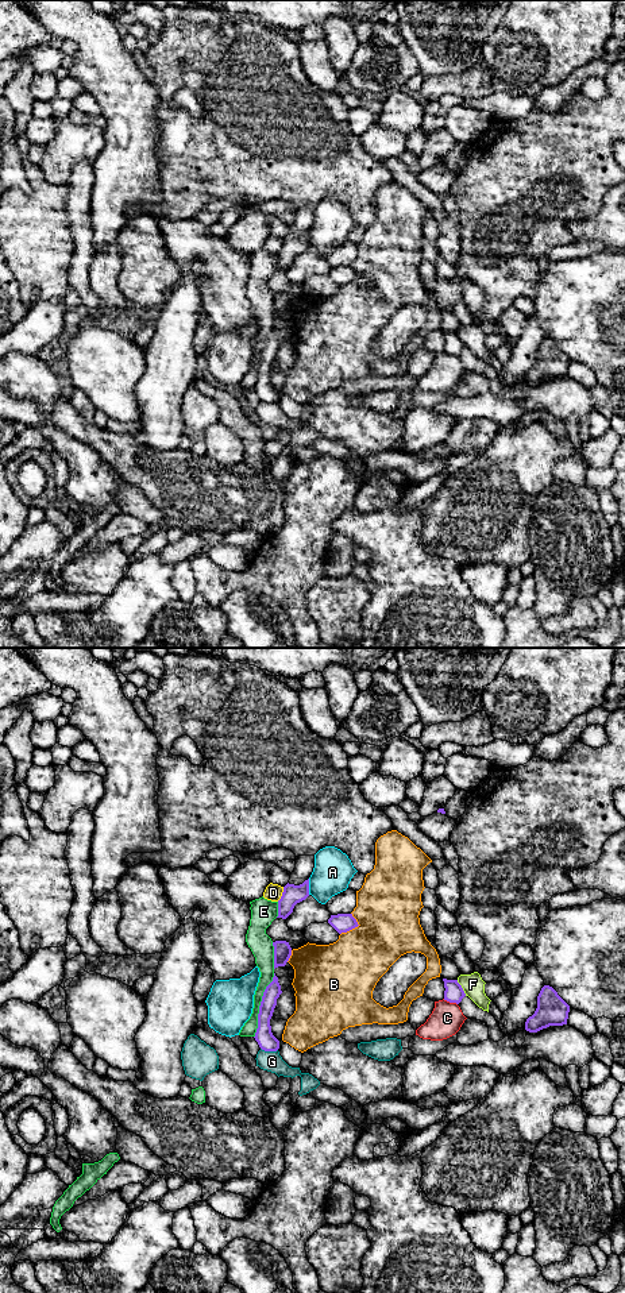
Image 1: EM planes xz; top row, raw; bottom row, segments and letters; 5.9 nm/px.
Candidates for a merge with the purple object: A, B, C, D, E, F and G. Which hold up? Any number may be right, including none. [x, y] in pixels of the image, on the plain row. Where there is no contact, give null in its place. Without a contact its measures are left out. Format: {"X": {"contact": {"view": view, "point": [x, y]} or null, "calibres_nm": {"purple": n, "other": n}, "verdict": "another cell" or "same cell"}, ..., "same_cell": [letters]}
{"A": {"contact": {"view": "xz", "point": [308, 239]}, "calibres_nm": {"purple": 120, "other": 240}, "verdict": "another cell"}, "B": {"contact": {"view": "xz", "point": [355, 278]}, "calibres_nm": {"purple": 110, "other": 380}, "verdict": "another cell"}, "C": {"contact": {"view": "xz", "point": [450, 354]}, "calibres_nm": {"purple": 120, "other": 190}, "verdict": "another cell"}, "D": {"contact": {"view": "xz", "point": [282, 246]}, "calibres_nm": {"purple": 120, "other": 100}, "verdict": "another cell"}, "E": {"contact": {"view": "xz", "point": [259, 358]}, "calibres_nm": {"purple": 110, "other": 100}, "verdict": "another cell"}, "F": {"contact": {"view": "xz", "point": [462, 340]}, "calibres_nm": {"purple": 120, "other": 130}, "verdict": "another cell"}, "G": {"contact": {"view": "xz", "point": [269, 402]}, "calibres_nm": {"purple": 110, "other": 120}, "verdict": "another cell"}, "same_cell": []}

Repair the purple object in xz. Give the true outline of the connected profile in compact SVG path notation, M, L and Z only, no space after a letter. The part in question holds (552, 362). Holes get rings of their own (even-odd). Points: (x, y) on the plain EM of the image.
M544 337L537 348L537 360L525 374L525 382L537 385L549 378L567 377L570 358L558 347L558 344Z

